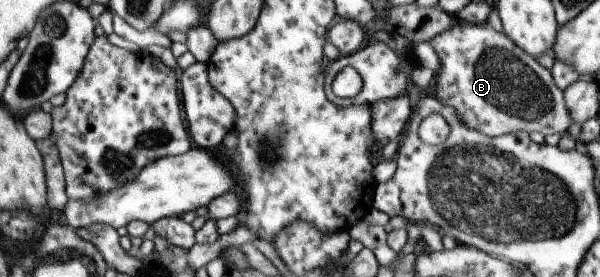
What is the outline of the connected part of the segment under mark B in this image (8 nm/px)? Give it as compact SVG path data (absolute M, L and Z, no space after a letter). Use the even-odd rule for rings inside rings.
M456 20L452 23L447 31L441 31L428 43L439 58L439 70L435 75L435 97L441 105L455 111L459 123L489 139L521 131L525 134L537 132L543 136L555 133L562 136L568 131L572 123L571 117L565 107L563 93L553 83L549 70L541 67L533 57L521 51L503 33L495 31L488 24L465 24Z

